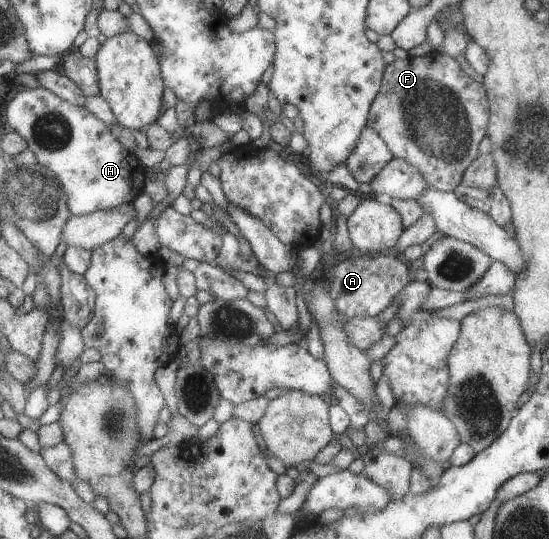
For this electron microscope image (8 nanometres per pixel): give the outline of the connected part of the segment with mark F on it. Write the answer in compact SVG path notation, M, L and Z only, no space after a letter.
M434 50L423 57L394 59L385 66L380 88L369 106L365 126L380 135L394 157L418 169L429 187L450 193L460 184L463 172L478 156L478 144L486 134L488 121L489 104L483 84L468 77L454 57Z

